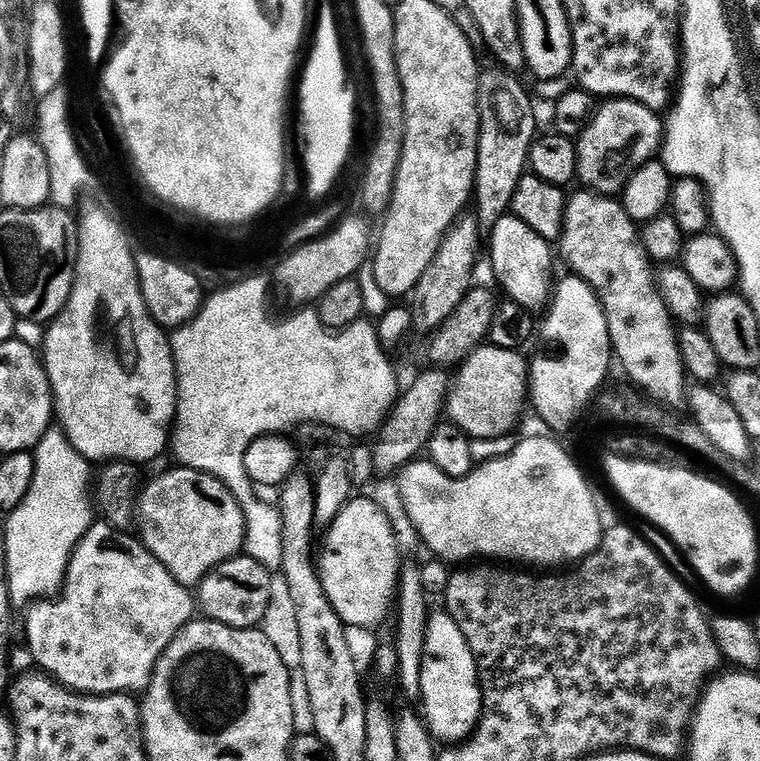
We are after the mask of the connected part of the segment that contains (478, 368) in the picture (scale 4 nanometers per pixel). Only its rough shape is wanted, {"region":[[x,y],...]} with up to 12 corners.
{"region":[[479,346],[455,369],[446,416],[476,440],[504,436],[526,376],[508,346]]}

